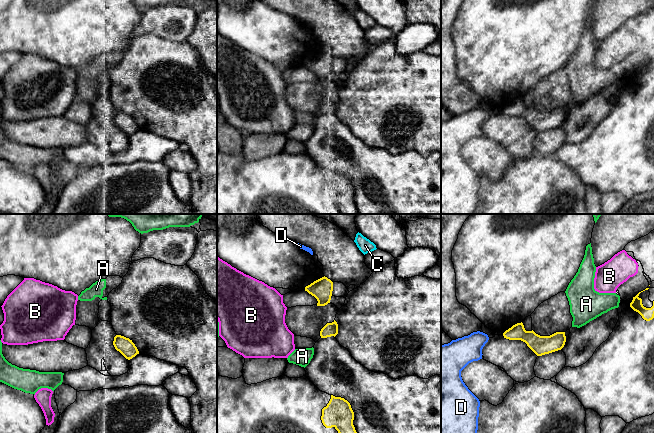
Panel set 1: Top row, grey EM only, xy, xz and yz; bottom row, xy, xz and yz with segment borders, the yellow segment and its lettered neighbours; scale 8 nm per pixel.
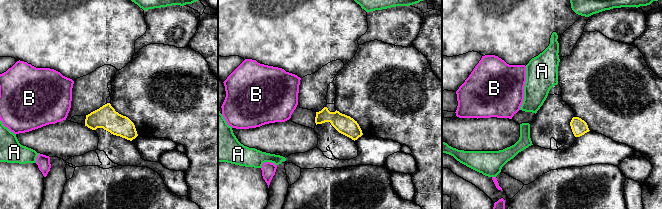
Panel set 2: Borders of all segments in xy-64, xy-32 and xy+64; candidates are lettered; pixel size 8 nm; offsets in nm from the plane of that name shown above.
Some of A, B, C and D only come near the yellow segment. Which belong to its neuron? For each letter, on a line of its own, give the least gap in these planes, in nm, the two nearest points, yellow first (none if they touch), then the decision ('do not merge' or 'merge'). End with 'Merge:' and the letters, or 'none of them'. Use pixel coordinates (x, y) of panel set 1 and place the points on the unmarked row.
A: gap 80 nm; span yz (564, 108), (572, 102); do not merge
B: gap 140 nm; span yz (641, 67), (634, 51); do not merge
C: gap 340 nm; span xz (329, 55), (359, 25); merge
D: gap 120 nm; span yz (503, 111), (488, 113); do not merge
Merge: C

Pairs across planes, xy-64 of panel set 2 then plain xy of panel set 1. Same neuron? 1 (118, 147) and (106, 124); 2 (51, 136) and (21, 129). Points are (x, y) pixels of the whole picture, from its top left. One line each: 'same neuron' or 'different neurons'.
1: same neuron
2: same neuron

